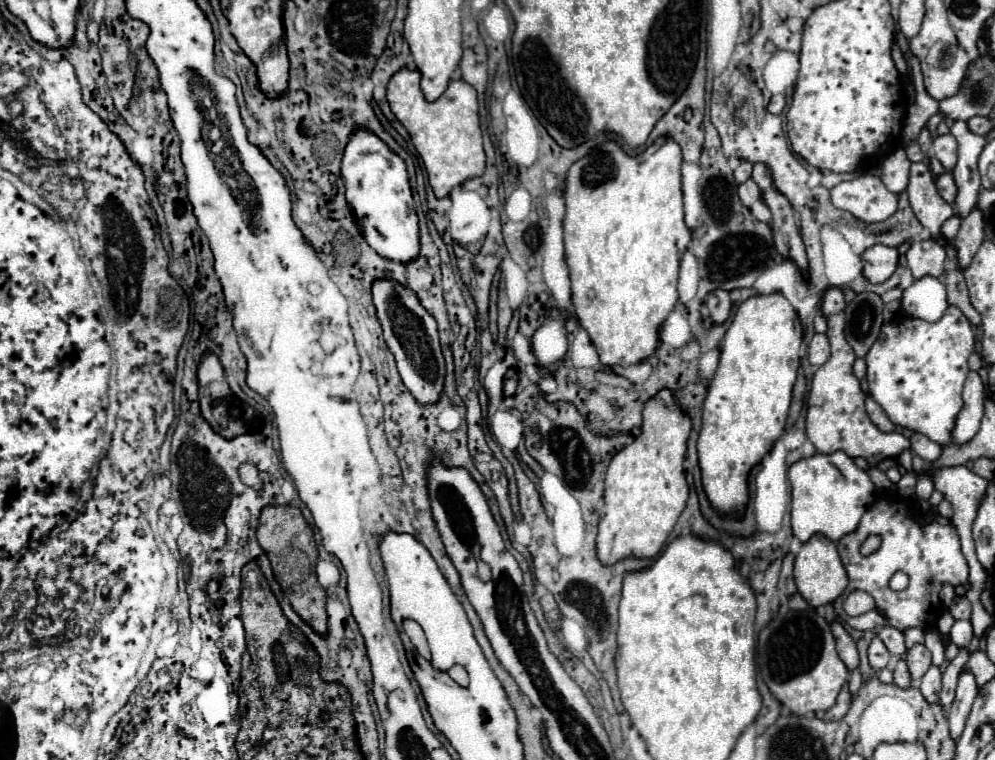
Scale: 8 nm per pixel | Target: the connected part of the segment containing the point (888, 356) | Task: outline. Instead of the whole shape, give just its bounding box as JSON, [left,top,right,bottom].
[866,306,974,444]

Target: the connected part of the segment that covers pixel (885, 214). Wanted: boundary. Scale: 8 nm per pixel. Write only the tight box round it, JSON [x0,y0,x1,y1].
[830,174,898,224]

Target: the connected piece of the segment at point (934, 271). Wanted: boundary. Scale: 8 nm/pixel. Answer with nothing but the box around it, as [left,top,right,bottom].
[906,238,946,280]

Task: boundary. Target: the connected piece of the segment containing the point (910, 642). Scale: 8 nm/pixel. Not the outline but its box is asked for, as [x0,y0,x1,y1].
[904,628,924,648]

